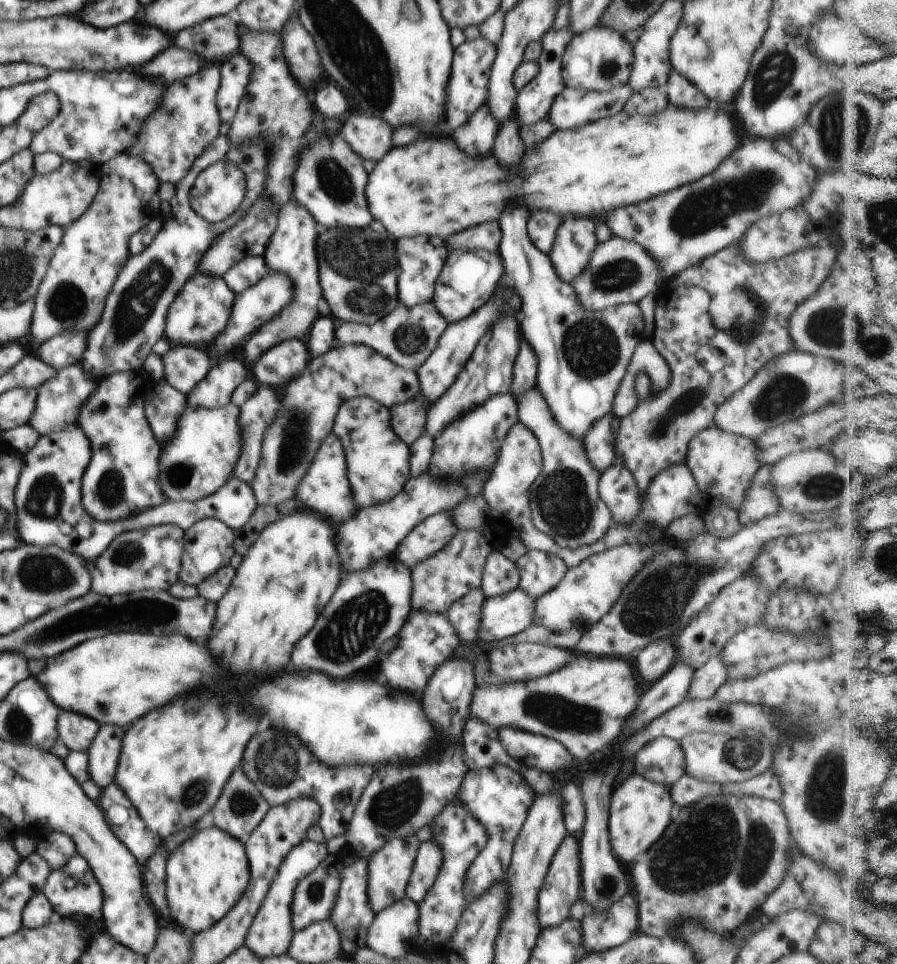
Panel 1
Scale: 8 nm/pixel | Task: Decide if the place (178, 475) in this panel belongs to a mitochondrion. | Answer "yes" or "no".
yes

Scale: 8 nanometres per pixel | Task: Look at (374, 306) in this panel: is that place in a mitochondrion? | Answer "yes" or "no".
yes

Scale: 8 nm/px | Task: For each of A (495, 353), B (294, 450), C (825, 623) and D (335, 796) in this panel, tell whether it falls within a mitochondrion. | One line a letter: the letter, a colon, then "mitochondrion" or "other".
A: mitochondrion
B: mitochondrion
C: other
D: other

